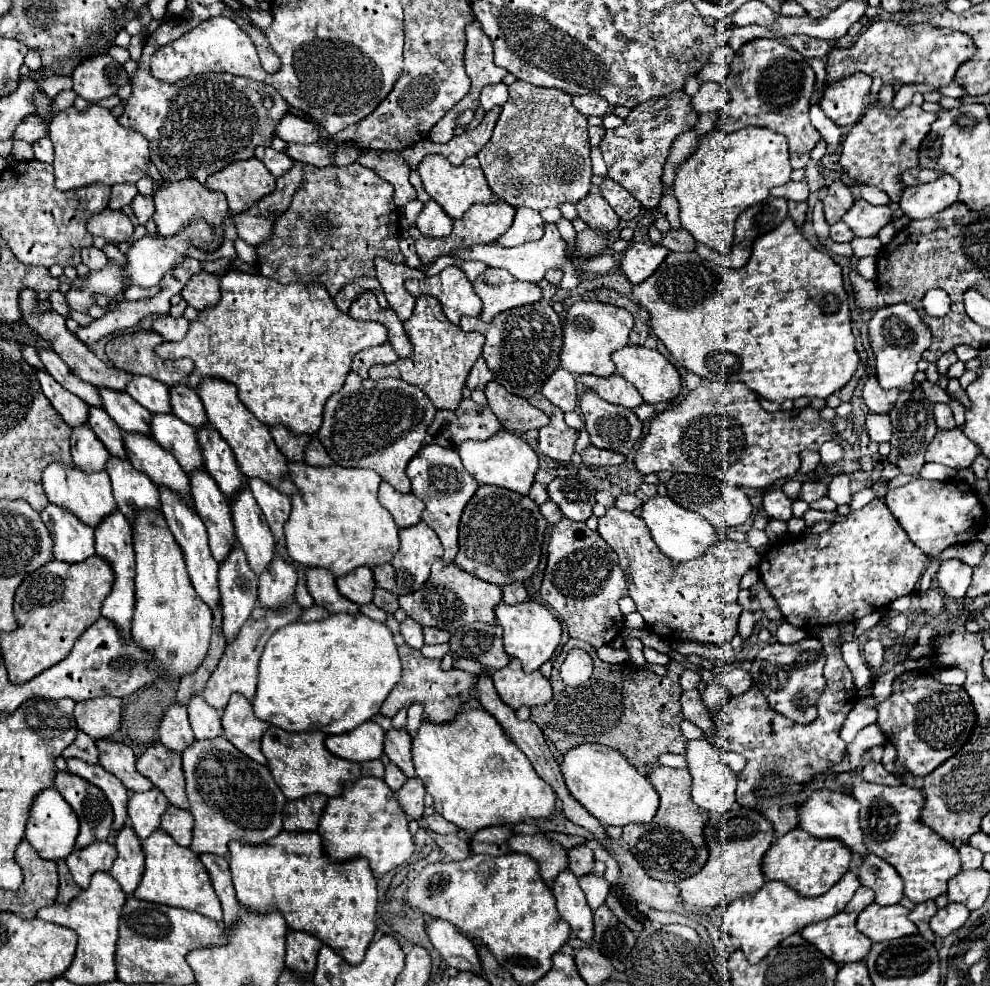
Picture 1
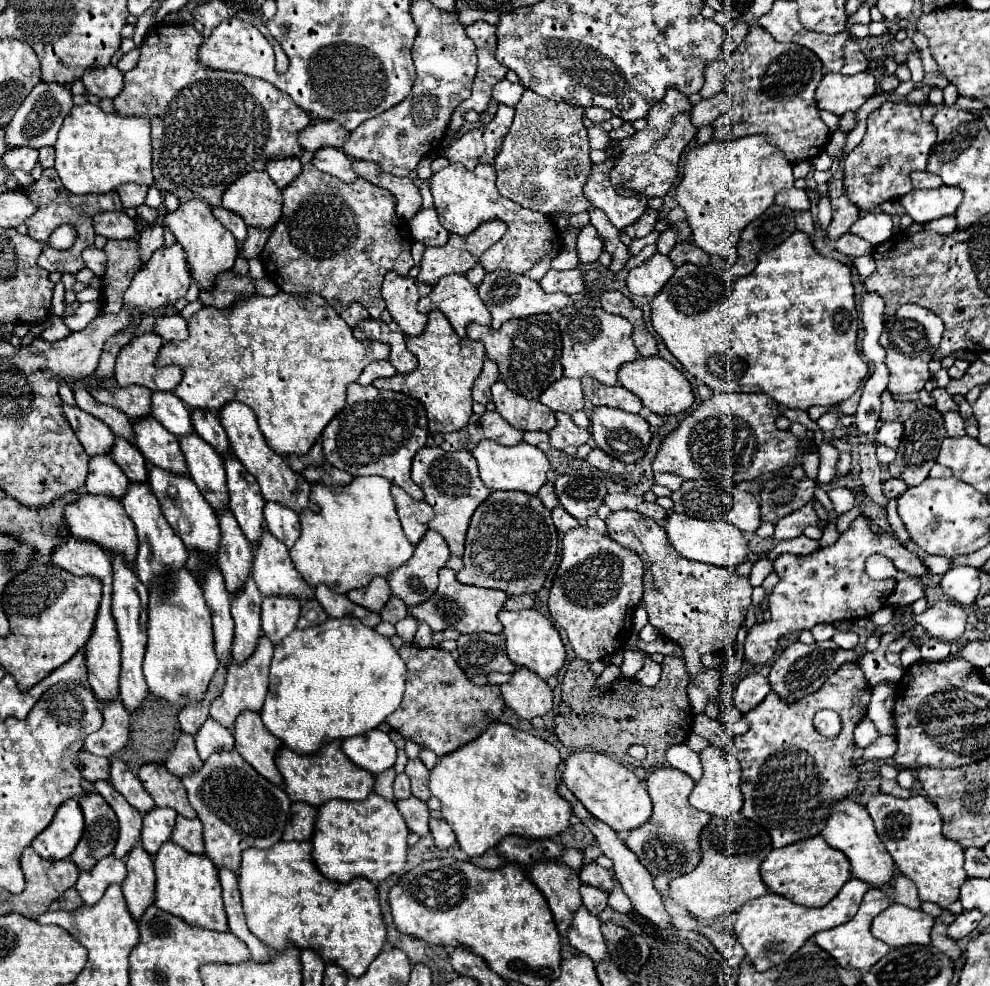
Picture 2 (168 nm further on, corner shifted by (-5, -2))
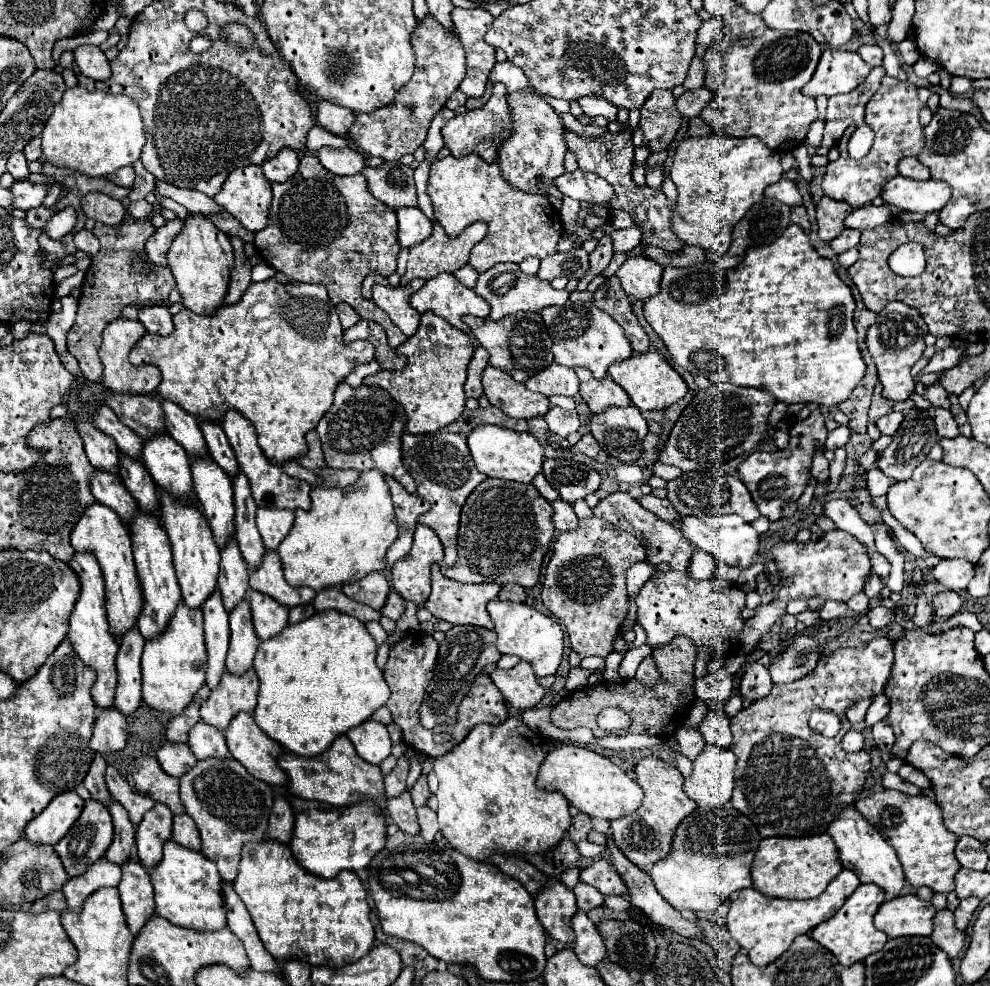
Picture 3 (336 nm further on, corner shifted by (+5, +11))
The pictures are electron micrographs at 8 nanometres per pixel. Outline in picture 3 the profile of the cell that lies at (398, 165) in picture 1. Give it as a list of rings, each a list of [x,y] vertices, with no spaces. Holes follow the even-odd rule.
[[[400,161],[382,163],[378,167],[364,167],[362,173],[368,179],[372,195],[394,211],[416,205],[416,187],[408,165],[402,165]]]

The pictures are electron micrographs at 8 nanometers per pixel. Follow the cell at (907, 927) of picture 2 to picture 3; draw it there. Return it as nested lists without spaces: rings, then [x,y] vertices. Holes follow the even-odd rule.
[[[900,895],[884,901],[874,915],[876,929],[884,931],[890,939],[902,935],[930,935],[932,917],[936,909],[930,901],[922,901],[916,895]]]

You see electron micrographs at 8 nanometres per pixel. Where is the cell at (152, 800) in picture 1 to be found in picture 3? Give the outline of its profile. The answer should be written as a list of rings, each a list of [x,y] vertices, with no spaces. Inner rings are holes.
[[[156,803],[146,815],[142,817],[140,825],[136,827],[136,849],[140,863],[150,869],[162,859],[162,845],[172,837],[172,811]]]

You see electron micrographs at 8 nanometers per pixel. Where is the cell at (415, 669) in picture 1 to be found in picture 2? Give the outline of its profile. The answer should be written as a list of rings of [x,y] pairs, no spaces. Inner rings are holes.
[[[404,644],[398,654],[408,668],[406,690],[400,708],[392,712],[386,722],[406,740],[430,748],[436,756],[446,756],[476,740],[502,716],[504,700],[500,686],[472,684],[450,652],[442,648],[416,648],[414,644]]]

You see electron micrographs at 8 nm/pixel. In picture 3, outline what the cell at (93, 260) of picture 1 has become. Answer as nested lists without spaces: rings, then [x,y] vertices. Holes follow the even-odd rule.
[[[82,229],[78,235],[74,235],[74,245],[78,251],[84,251],[88,257],[94,257],[100,249],[98,239],[92,235],[92,231],[86,231],[86,229]]]

